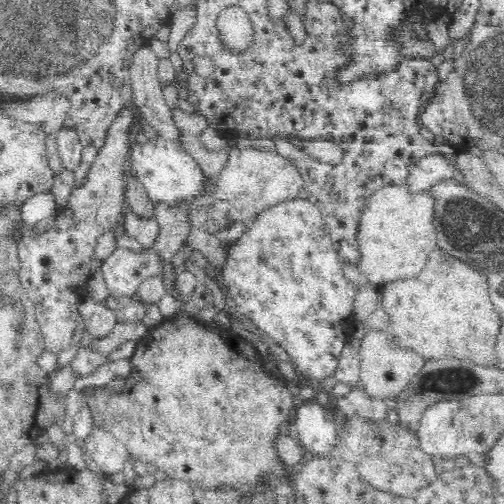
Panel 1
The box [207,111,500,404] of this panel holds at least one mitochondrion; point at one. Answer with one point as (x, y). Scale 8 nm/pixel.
(452, 381)

